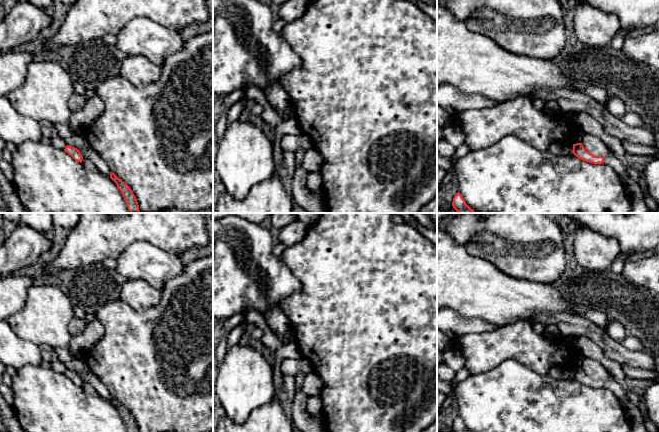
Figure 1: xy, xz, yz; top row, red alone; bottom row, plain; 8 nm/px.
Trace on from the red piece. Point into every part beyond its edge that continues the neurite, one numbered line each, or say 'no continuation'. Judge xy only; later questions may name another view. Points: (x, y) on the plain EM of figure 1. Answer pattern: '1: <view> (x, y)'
no continuation

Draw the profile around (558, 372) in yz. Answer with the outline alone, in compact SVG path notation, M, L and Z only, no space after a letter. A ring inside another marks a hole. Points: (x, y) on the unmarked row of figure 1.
M567 365L554 366L548 374L555 379L569 379L573 376L573 368Z

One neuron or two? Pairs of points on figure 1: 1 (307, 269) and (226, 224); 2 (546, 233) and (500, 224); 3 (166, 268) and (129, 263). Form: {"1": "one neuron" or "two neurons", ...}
{"1": "two neurons", "2": "one neuron", "3": "one neuron"}

